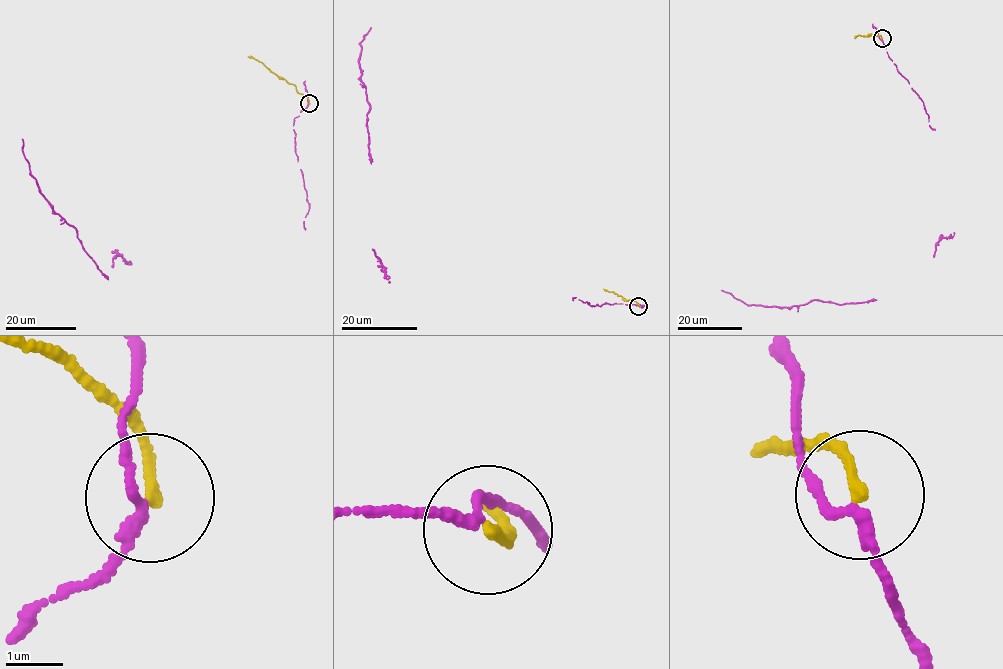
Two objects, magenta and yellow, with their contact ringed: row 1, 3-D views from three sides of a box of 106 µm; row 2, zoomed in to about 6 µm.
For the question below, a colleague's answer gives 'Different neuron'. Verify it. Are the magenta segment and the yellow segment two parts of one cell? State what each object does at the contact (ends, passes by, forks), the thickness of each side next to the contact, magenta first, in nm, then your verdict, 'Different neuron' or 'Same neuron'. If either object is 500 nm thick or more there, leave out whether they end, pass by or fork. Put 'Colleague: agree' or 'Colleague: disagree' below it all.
At the ring magenta passes by. At the ring yellow ends. Thickness 170 nm (magenta) against 170 nm. Different neuron
Colleague: agree

